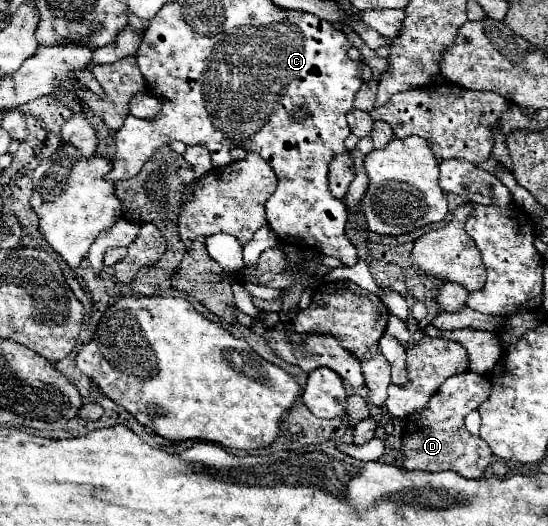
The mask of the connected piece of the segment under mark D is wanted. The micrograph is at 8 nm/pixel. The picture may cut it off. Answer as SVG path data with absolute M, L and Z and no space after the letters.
M466 371L454 375L442 383L442 387L432 395L426 409L410 413L404 423L404 437L400 449L400 461L408 471L456 471L466 479L478 479L484 475L488 463L492 461L492 451L479 436L472 435L465 427L466 415L488 397L492 385L484 375Z

